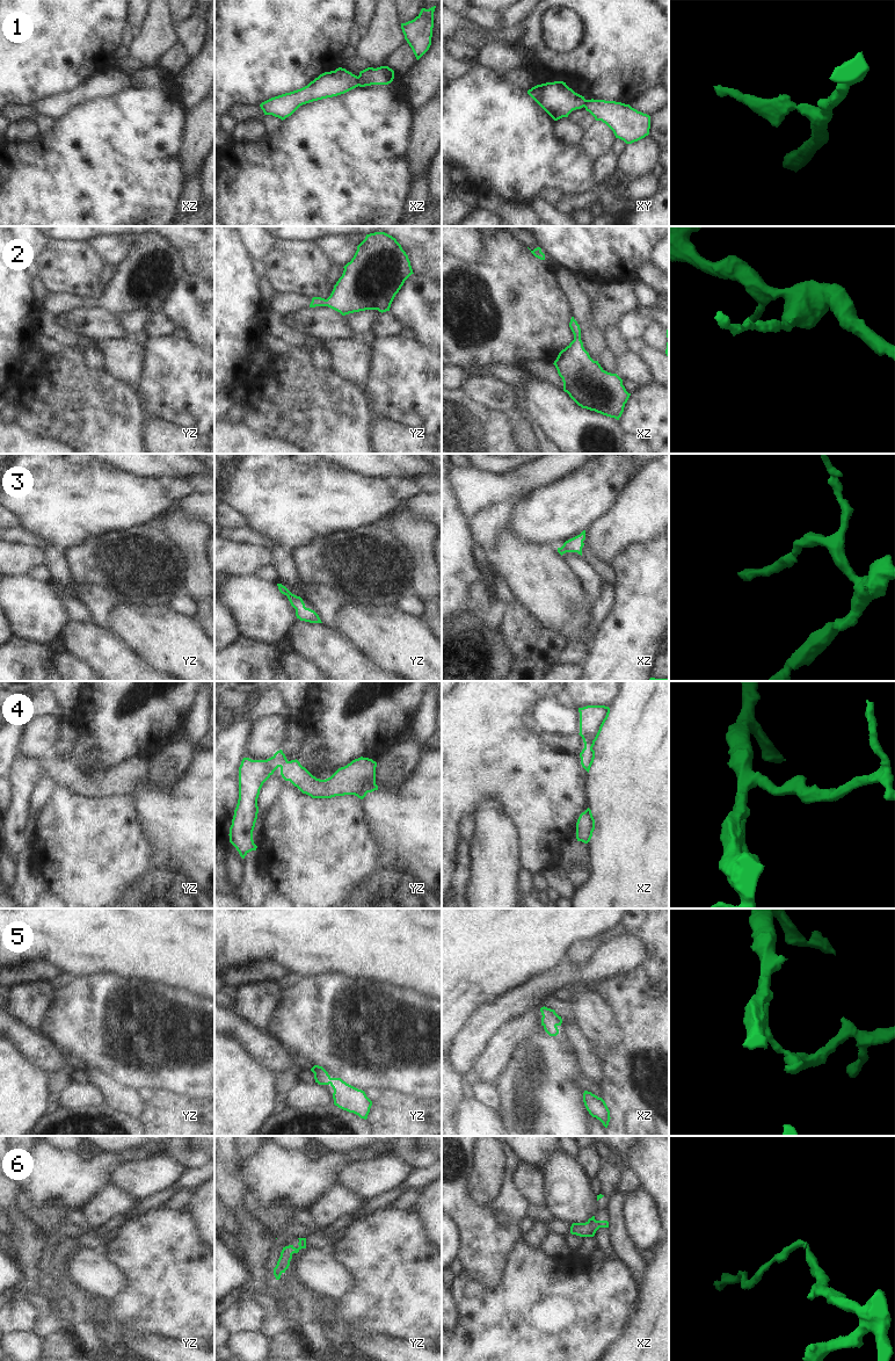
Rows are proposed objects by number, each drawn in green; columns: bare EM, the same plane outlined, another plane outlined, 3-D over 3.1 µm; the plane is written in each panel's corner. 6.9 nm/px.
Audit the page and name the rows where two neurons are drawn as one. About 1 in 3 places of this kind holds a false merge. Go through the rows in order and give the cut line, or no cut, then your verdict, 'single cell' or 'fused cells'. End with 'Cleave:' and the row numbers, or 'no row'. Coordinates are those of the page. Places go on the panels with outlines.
1: xz (357, 77), (359, 85) | fused cells
2: no cut | single cell
3: no cut | single cell
4: no cut | single cell
5: no cut | single cell
6: no cut | single cell
Cleave: 1

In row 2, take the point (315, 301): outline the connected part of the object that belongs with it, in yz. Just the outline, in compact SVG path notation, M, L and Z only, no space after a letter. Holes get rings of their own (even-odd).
M385 232L366 234L365 239L357 246L357 251L344 267L330 296L325 299L313 297L310 307L328 306L342 316L365 311L390 311L391 304L405 281L412 275L413 269L408 255L395 238Z

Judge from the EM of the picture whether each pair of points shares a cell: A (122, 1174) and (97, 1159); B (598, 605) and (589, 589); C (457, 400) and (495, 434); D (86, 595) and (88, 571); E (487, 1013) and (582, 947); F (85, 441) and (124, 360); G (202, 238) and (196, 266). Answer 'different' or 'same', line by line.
A: different
B: different
C: same
D: different
E: different
F: different
G: same

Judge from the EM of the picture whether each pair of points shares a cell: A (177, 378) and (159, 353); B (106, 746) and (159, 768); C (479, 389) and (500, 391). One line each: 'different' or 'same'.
A: same
B: different
C: same

